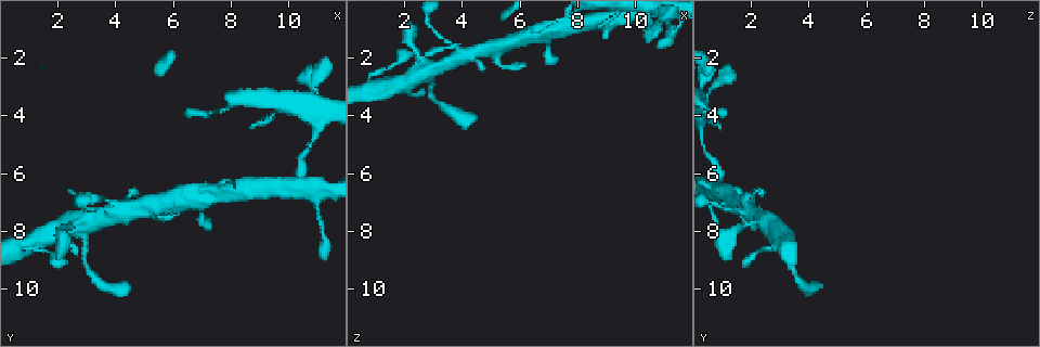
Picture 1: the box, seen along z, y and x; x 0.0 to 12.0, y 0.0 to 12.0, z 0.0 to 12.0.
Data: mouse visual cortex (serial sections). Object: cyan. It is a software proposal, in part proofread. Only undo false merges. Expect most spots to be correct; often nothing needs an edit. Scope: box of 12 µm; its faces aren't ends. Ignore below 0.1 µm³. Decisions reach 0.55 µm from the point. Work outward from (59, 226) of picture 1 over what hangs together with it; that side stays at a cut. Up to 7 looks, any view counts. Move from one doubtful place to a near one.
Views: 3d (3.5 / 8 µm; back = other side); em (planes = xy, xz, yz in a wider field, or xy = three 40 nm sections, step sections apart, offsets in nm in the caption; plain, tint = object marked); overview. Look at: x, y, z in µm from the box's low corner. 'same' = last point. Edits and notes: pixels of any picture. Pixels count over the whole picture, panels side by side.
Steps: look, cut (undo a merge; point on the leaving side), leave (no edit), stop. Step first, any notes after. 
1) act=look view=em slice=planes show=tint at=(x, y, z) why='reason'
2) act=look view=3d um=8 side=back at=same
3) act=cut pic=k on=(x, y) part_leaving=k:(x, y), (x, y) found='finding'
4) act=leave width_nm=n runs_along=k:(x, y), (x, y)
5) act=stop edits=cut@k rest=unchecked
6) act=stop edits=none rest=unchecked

act=look view=3d um=3.5 at=(3.8, 7.4, 1.7)

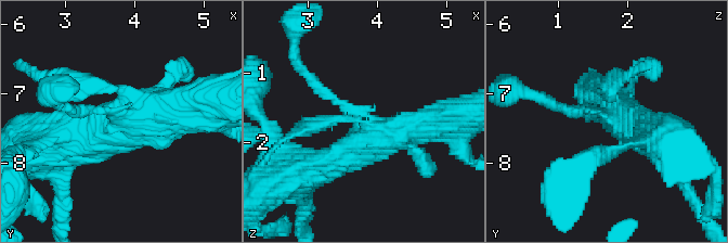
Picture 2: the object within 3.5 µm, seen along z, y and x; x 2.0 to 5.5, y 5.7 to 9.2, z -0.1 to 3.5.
act=look view=em slice=xy step=2 show=tint at=(3.80, 7.35, 1.80) why='need the tissue'

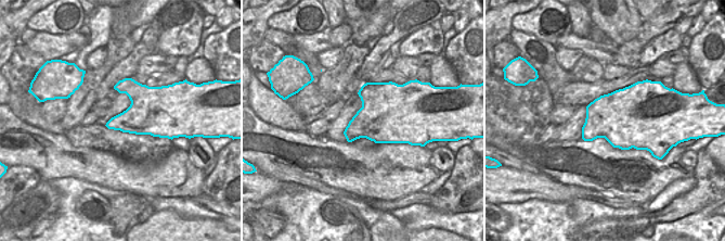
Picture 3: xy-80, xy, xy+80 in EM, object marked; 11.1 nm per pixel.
act=leave runs_along=2:(314, 168), (441, 118) found='one cell here'

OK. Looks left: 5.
act=look view=3d um=3.5 at=(2.9, 8.5, 2.9) why='calibre changes'

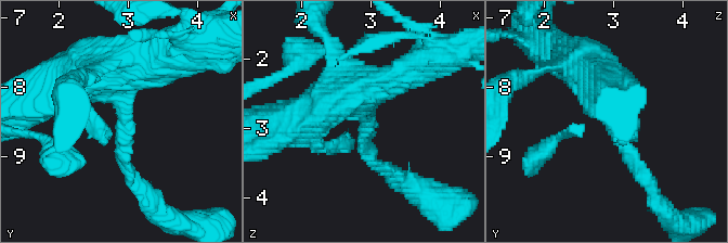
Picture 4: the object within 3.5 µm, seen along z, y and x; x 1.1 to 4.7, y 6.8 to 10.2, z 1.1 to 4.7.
act=leave arm_widths_nm=200,500 runs_along=4:(581, 66), (600, 109), (645, 179) found='continuous, no second cell'

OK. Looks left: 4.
act=look view=3d um=8 at=(7.9, 6.6, 1.0) why='three arms meet'

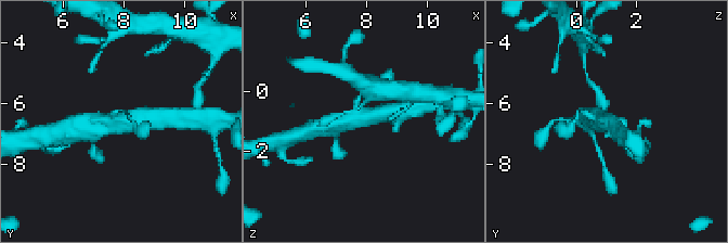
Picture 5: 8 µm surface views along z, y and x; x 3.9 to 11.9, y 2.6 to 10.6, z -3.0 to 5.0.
act=look view=3d um=3.5 at=(7.9, 6.6, 1.0) why='closer look'

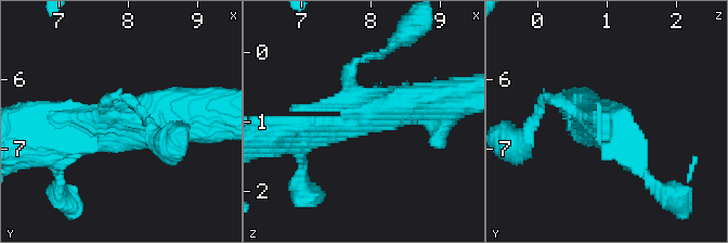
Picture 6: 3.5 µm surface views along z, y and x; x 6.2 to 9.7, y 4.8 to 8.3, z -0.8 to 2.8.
act=look view=em slice=xy step=1 show=tint at=(7.95, 6.60, 0.90) why='shape alone is not enough'

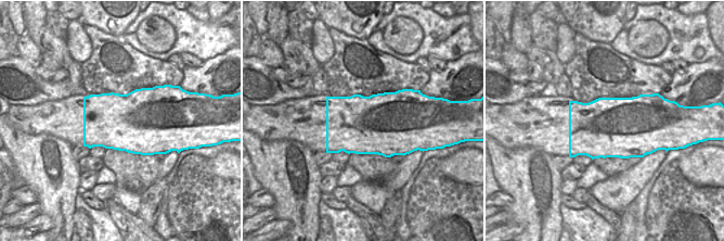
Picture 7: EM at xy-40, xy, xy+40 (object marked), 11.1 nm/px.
act=leave runs_along=6:(300, 133), (437, 100) found='all the same cell'

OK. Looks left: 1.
act=stop edits=none rest=unchecked

